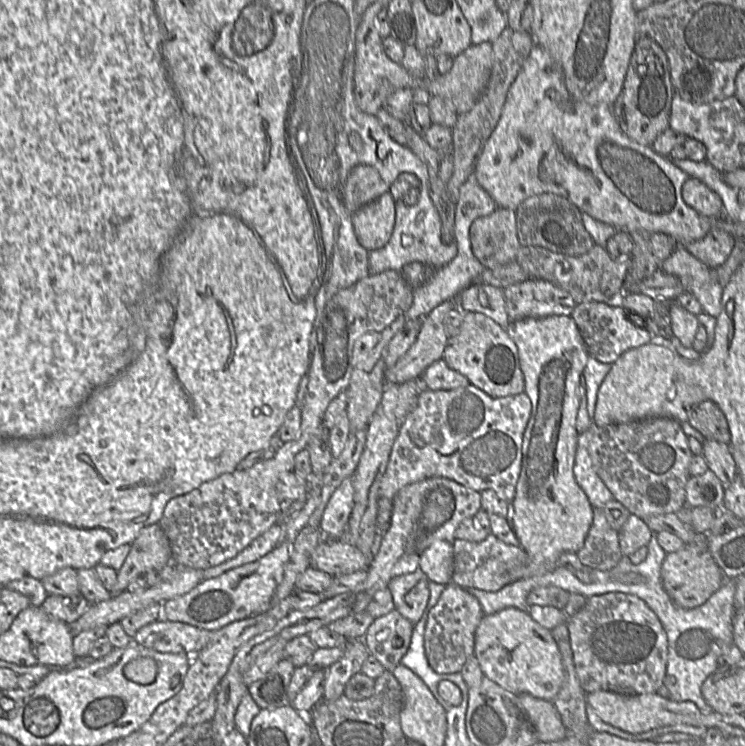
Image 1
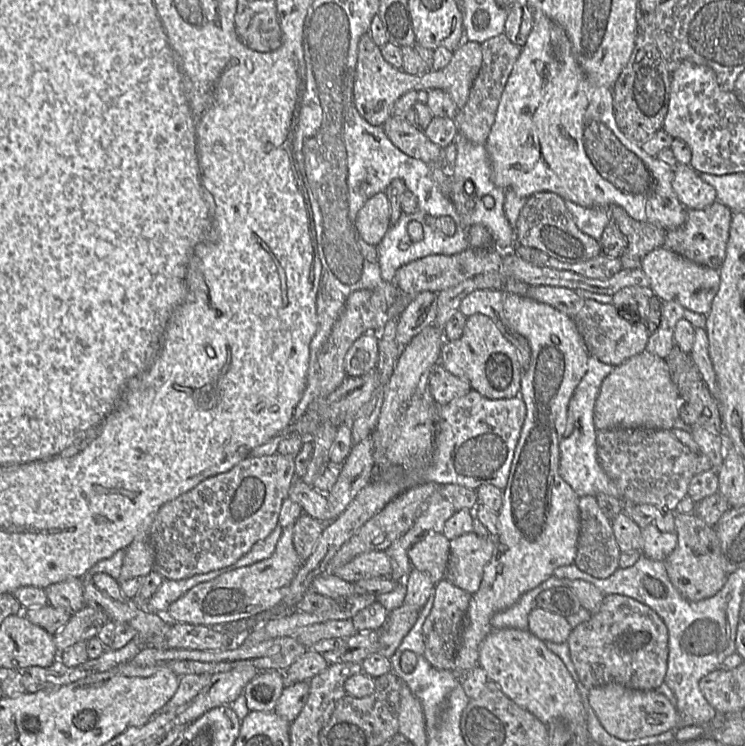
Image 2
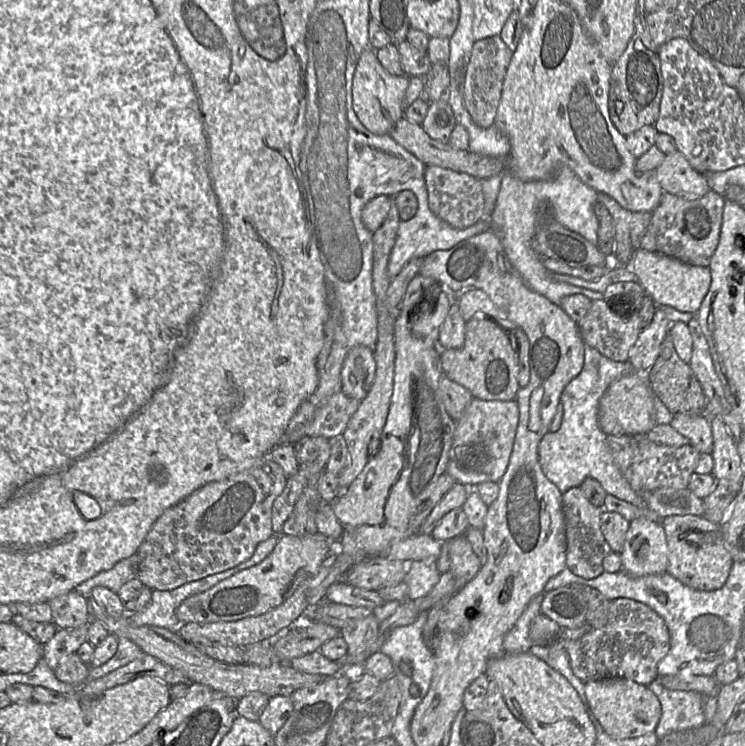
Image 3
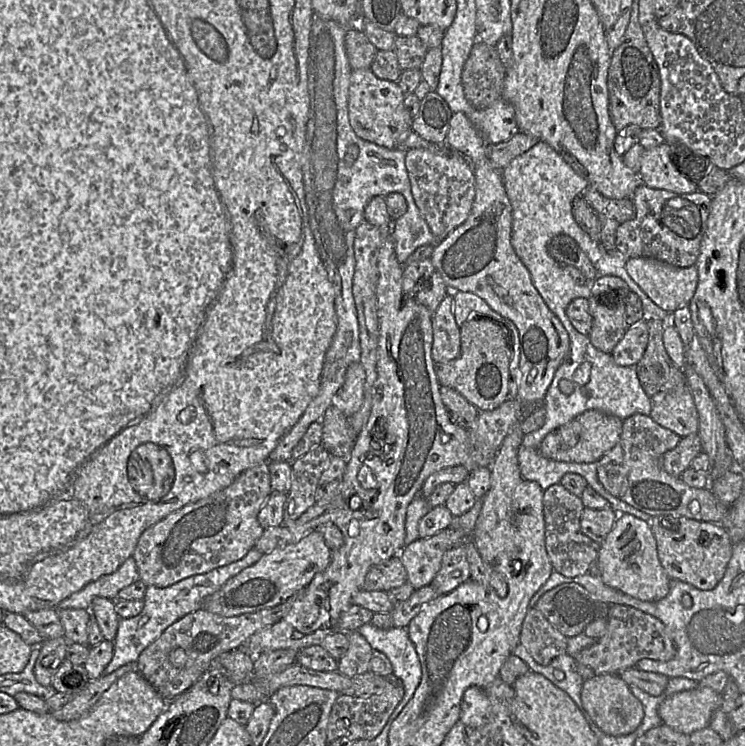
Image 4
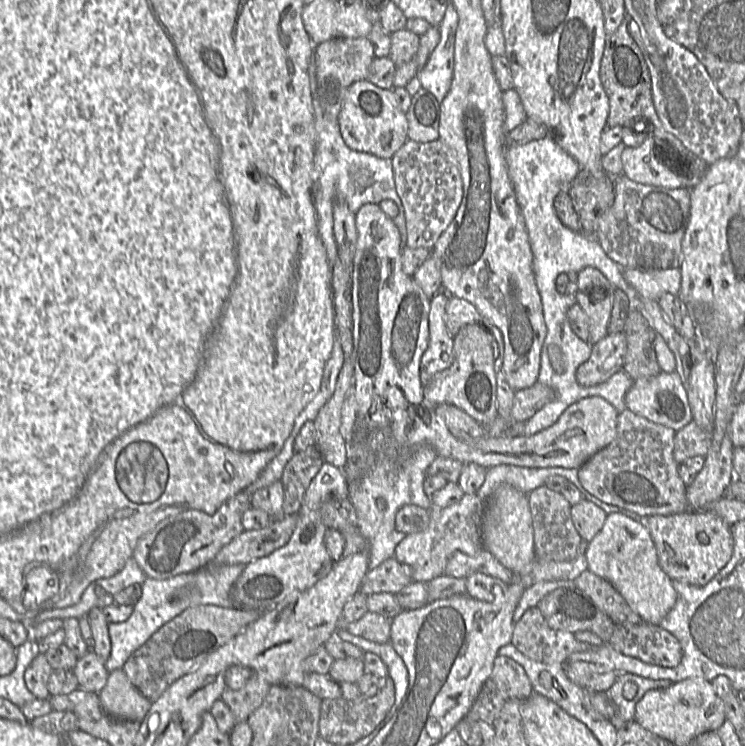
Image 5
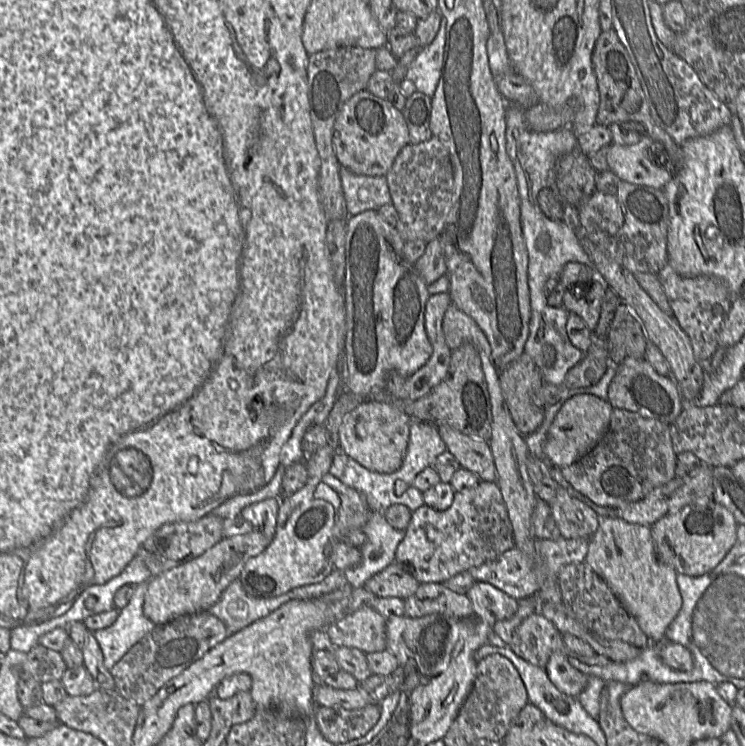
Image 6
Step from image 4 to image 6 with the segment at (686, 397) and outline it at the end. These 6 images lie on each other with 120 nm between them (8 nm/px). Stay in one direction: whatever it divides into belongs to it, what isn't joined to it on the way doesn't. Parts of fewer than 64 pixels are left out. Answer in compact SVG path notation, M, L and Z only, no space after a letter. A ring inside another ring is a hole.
M626 359L616 365L608 387L608 400L613 408L626 409L671 425L683 410L683 396L672 377L660 375L645 359Z

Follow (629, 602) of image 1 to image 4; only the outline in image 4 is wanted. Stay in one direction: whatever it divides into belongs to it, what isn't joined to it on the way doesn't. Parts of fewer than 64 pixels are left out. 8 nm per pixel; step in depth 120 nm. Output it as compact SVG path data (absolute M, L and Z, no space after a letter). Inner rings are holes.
M612 604L607 616L605 633L597 643L581 650L575 657L578 673L584 678L599 674L619 674L621 671L635 667L644 658L668 661L676 654L675 644L667 627L658 618L634 607L624 604Z

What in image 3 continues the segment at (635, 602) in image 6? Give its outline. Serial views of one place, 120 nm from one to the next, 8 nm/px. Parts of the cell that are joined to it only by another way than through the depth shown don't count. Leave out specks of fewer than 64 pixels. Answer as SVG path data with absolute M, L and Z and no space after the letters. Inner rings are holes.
M645 517L630 521L620 557L621 570L632 576L667 572L668 546L661 523Z

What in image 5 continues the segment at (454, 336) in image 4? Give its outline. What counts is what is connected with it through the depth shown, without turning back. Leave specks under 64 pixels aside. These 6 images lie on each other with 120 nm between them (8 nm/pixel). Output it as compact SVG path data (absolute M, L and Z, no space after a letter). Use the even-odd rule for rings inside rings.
M445 291L430 299L428 316L429 344L420 360L419 376L423 386L432 377L451 366L454 359L453 339L445 323L449 295Z

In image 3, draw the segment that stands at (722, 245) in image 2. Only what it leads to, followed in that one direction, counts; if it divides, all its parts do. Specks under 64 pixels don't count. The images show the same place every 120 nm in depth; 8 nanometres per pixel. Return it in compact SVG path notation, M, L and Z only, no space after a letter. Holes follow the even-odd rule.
M713 190L694 200L664 192L659 205L651 212L651 221L640 239L639 249L664 254L686 264L709 267L711 258L719 243L725 202L726 199Z

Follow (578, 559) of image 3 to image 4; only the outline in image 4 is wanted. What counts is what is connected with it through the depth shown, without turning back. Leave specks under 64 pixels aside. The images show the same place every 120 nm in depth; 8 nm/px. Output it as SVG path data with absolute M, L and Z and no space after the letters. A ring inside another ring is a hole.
M560 483L549 486L543 494L545 522L545 547L553 570L568 577L589 572L596 562L600 543L586 536L580 527L580 518L585 508L579 496L572 494Z

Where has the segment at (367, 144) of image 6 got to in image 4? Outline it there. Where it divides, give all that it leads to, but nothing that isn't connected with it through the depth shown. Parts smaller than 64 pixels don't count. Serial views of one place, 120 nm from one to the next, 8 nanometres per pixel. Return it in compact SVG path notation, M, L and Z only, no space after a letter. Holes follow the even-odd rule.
M370 68L352 70L348 96L349 122L355 134L363 140L388 149L401 147L404 136L411 129L404 93L397 82L378 78Z

